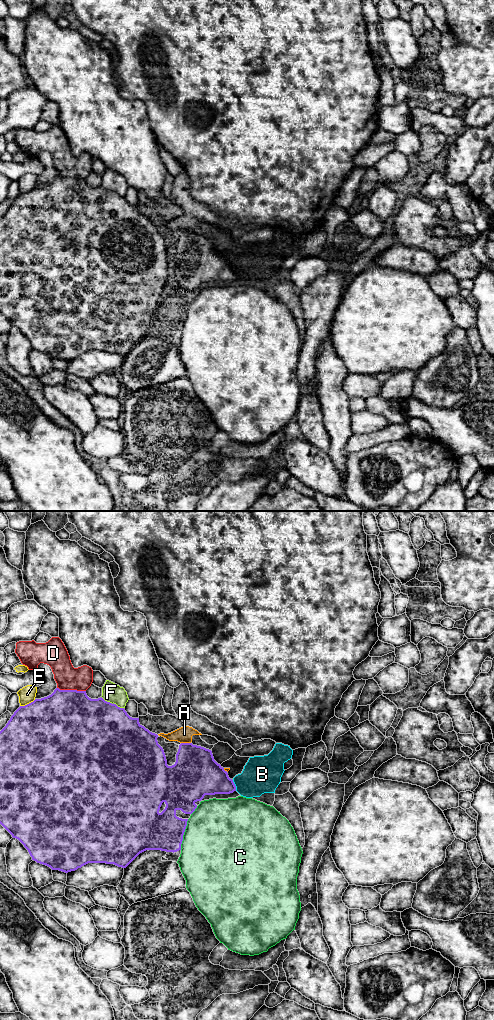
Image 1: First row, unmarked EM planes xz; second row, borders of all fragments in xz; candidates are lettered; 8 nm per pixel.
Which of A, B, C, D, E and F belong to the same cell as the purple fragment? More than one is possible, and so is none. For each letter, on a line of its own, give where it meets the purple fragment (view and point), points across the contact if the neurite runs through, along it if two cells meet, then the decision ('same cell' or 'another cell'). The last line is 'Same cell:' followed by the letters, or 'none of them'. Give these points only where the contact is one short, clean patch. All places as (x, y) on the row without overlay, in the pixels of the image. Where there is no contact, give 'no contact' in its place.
A: contact xz (186, 231); another cell
B: contact xz (234, 273); border xz (232, 268), (236, 278); another cell
C: contact xz (183, 322); another cell
D: contact xz (71, 178); another cell
E: contact xz (27, 192); another cell
F: contact xz (111, 191); another cell
Same cell: none of them

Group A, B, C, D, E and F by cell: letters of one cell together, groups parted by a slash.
A B / C / D / E / F

